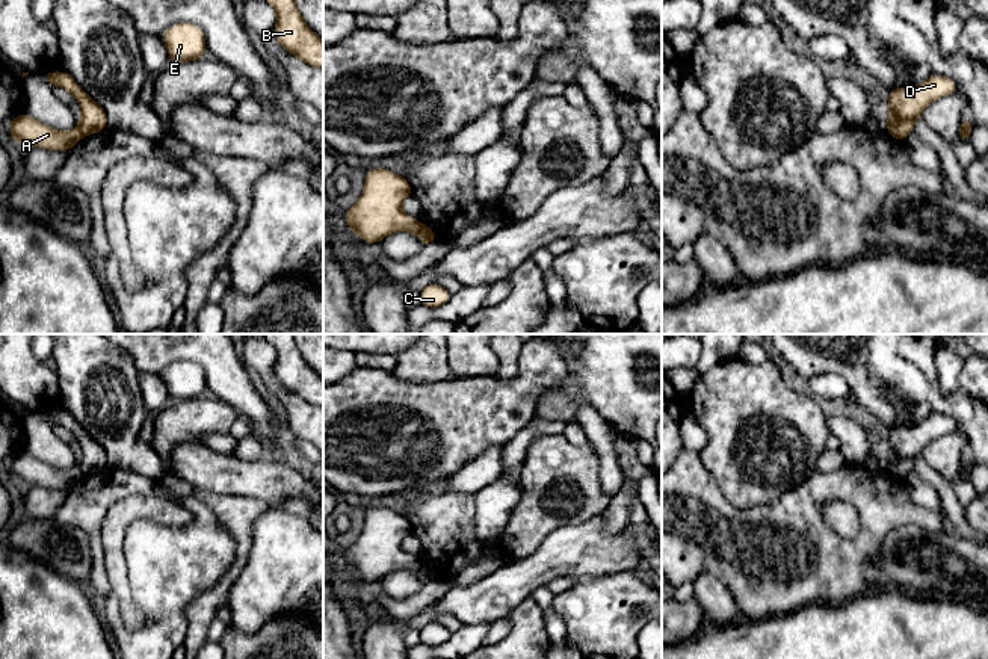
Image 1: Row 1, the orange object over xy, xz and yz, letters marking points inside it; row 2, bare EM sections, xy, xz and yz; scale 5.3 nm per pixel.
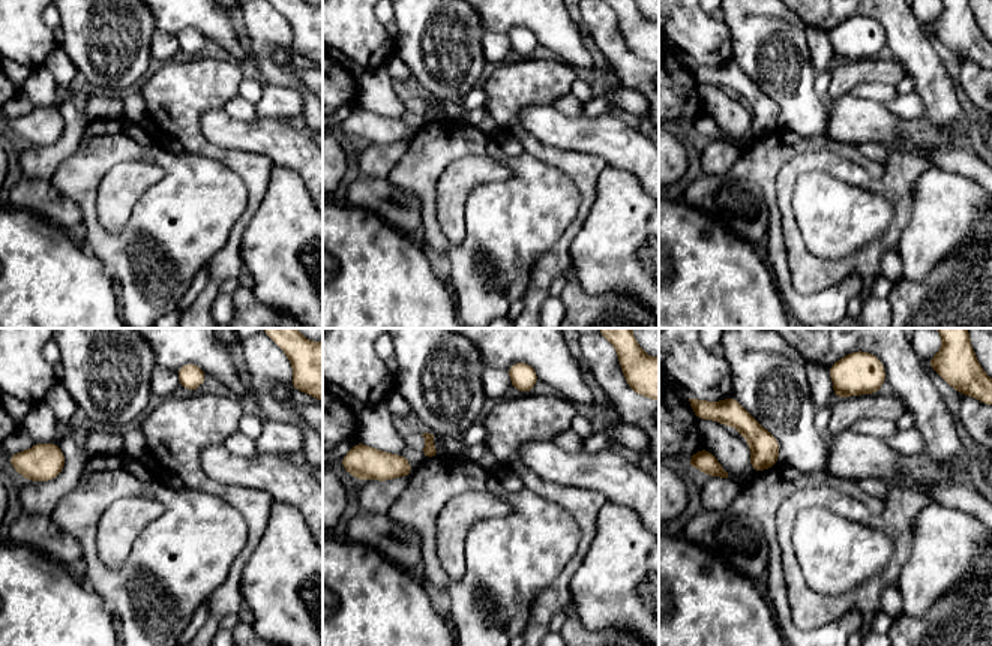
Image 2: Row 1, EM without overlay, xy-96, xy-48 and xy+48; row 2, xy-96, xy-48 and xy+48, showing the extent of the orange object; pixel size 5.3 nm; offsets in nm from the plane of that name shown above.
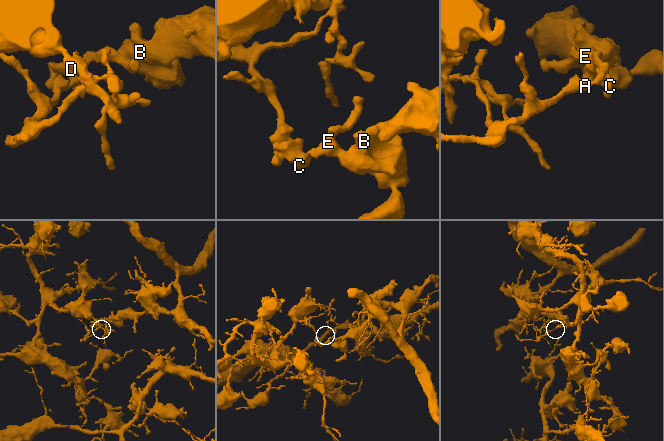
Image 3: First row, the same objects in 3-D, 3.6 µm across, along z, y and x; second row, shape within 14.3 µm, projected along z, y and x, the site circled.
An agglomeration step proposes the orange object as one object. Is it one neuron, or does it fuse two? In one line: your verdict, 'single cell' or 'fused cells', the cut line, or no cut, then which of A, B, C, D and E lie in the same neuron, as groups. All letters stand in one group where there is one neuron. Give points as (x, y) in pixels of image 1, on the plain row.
fused cells; cut in xz along (420, 563), (416, 572); A / B C D E

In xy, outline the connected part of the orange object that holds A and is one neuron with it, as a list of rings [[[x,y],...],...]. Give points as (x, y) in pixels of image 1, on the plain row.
[[[20,452],[8,461],[14,482],[27,485],[42,485],[47,488],[60,488],[68,491],[83,475],[74,469],[56,469],[27,452]]]

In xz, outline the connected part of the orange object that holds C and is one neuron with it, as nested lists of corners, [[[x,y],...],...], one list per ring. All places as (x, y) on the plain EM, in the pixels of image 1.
[[[432,621],[420,629],[420,644],[437,647],[450,638],[452,632],[443,624]]]

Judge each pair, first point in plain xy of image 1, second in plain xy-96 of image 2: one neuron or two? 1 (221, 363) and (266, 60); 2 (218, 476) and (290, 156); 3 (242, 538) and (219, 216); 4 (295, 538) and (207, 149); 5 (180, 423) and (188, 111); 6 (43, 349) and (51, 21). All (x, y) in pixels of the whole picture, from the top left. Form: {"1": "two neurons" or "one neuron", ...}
{"1": "two neurons", "2": "one neuron", "3": "two neurons", "4": "two neurons", "5": "one neuron", "6": "one neuron"}

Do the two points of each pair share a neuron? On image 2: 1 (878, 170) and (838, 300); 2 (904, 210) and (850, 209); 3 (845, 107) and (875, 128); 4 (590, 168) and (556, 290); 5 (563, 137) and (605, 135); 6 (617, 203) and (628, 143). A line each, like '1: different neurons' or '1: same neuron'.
1: same neuron
2: different neurons
3: same neuron
4: different neurons
5: same neuron
6: different neurons

